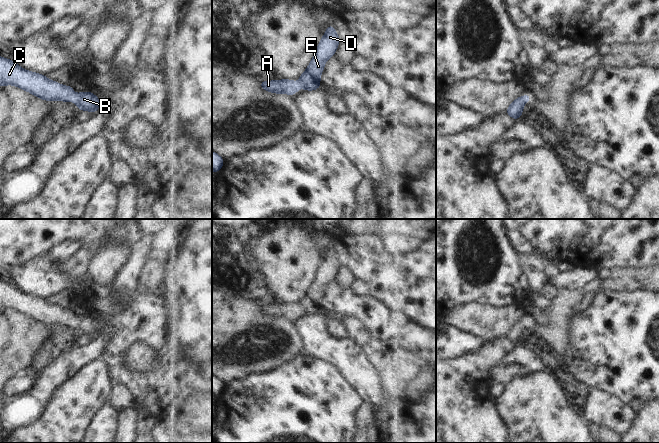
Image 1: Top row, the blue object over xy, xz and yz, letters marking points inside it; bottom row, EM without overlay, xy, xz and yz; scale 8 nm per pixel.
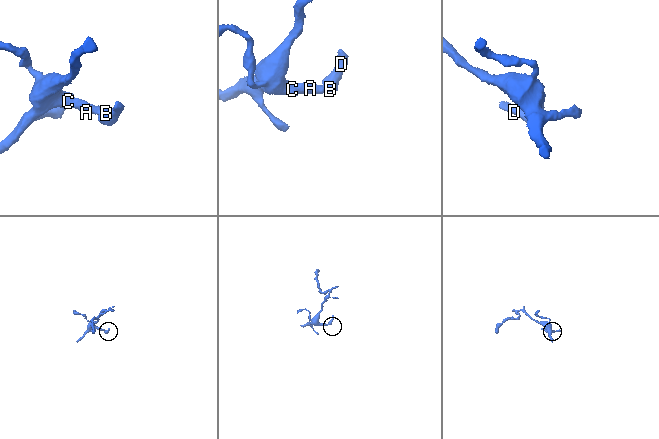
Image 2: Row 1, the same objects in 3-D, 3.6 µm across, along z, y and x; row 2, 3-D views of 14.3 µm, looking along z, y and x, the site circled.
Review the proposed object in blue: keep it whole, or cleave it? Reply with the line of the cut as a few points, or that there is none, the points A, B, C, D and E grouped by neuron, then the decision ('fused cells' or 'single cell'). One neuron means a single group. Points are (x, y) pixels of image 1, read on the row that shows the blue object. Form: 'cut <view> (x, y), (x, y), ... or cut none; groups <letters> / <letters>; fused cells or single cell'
cut none; groups A B C D E; single cell

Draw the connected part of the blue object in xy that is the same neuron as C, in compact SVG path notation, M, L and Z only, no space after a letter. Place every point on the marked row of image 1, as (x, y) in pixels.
M0 57L0 87L5 85L14 85L45 101L74 101L78 110L95 113L100 107L100 100L95 94L85 91L76 95L72 86L51 81L44 75L27 71L16 62Z

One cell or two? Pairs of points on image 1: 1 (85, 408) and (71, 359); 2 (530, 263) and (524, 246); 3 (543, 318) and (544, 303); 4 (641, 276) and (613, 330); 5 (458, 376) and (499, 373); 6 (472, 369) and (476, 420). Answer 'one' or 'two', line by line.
1: two
2: two
3: two
4: two
5: two
6: one

